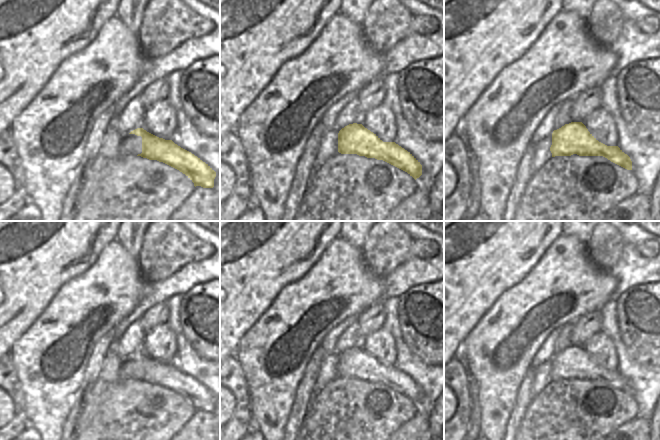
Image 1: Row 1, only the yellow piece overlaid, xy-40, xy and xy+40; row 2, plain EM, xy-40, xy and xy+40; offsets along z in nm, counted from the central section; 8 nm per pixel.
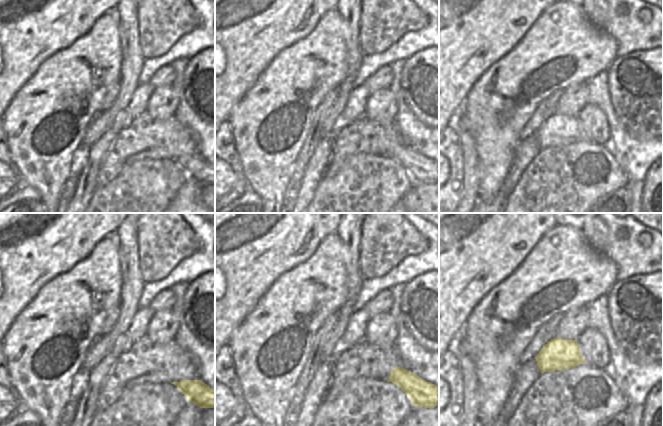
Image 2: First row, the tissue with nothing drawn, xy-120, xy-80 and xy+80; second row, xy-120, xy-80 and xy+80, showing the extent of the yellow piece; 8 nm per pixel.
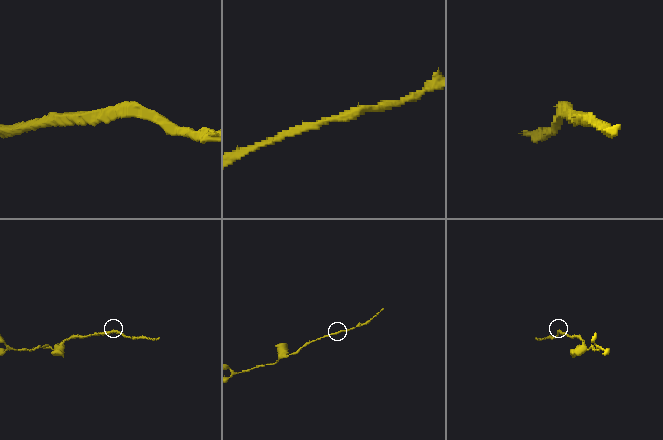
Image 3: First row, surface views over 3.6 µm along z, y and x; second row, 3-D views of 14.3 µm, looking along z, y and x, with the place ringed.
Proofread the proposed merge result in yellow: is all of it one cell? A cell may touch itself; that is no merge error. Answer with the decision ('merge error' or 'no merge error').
no merge error

